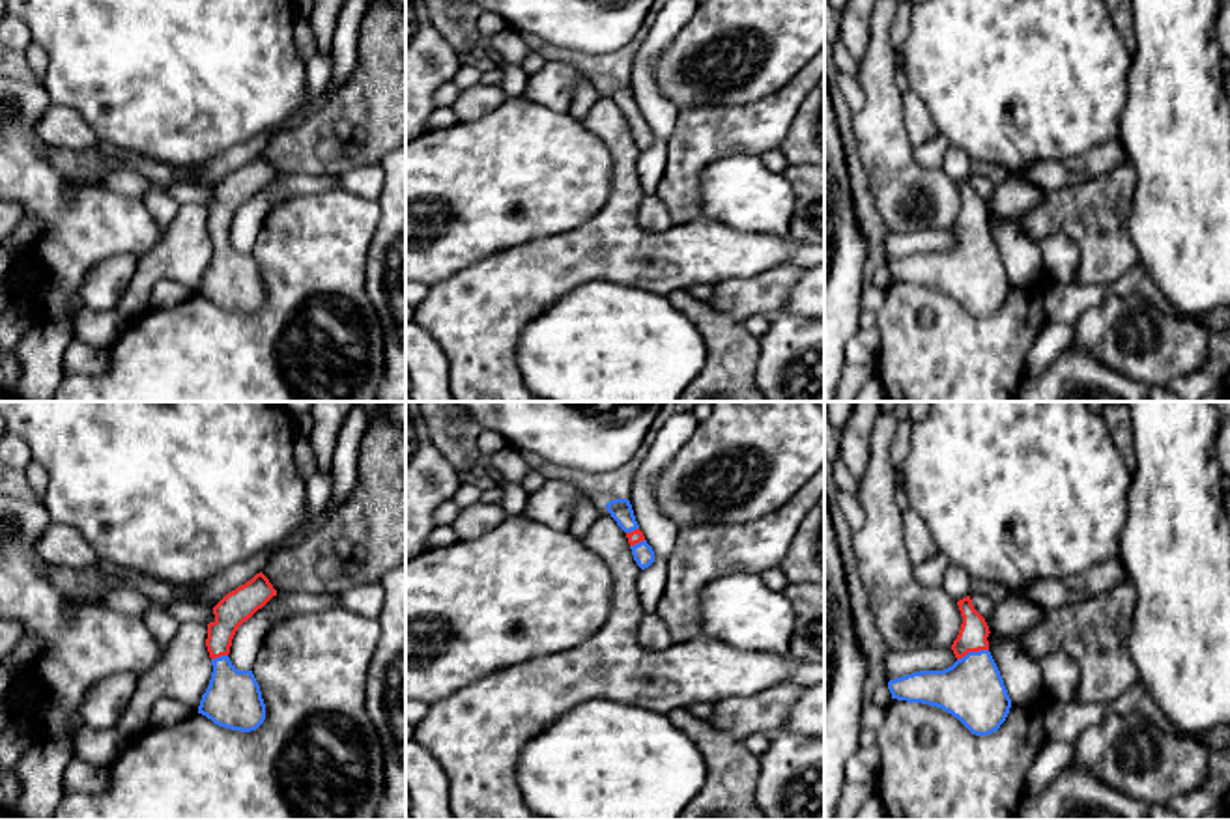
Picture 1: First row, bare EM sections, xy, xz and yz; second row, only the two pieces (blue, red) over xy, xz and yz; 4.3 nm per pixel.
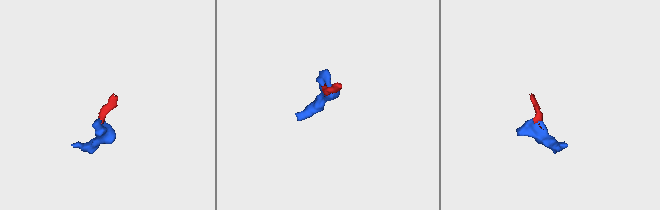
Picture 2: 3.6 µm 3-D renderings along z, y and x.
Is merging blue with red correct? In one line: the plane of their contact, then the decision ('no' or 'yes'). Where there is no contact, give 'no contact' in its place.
contact in yz; yes

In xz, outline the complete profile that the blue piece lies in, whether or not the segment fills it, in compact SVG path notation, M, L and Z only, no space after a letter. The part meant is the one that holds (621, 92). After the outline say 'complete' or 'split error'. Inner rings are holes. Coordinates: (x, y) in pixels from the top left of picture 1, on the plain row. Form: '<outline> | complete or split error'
M615 80L606 86L611 99L626 114L634 142L641 151L649 149L654 144L654 133L647 125L639 106L636 103L632 86L628 80Z | split error

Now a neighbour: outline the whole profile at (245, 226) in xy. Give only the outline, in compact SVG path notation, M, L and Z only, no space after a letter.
M277 176L262 191L258 191L249 202L245 202L230 228L230 243L237 252L252 252L260 228L269 211L280 204L286 204L297 196L322 194L335 191L338 176Z

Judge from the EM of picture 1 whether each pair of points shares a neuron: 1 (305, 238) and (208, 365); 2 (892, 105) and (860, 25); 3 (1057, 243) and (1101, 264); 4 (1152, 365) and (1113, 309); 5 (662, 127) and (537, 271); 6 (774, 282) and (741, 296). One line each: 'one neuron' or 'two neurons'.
1: one neuron
2: two neurons
3: two neurons
4: one neuron
5: two neurons
6: one neuron

